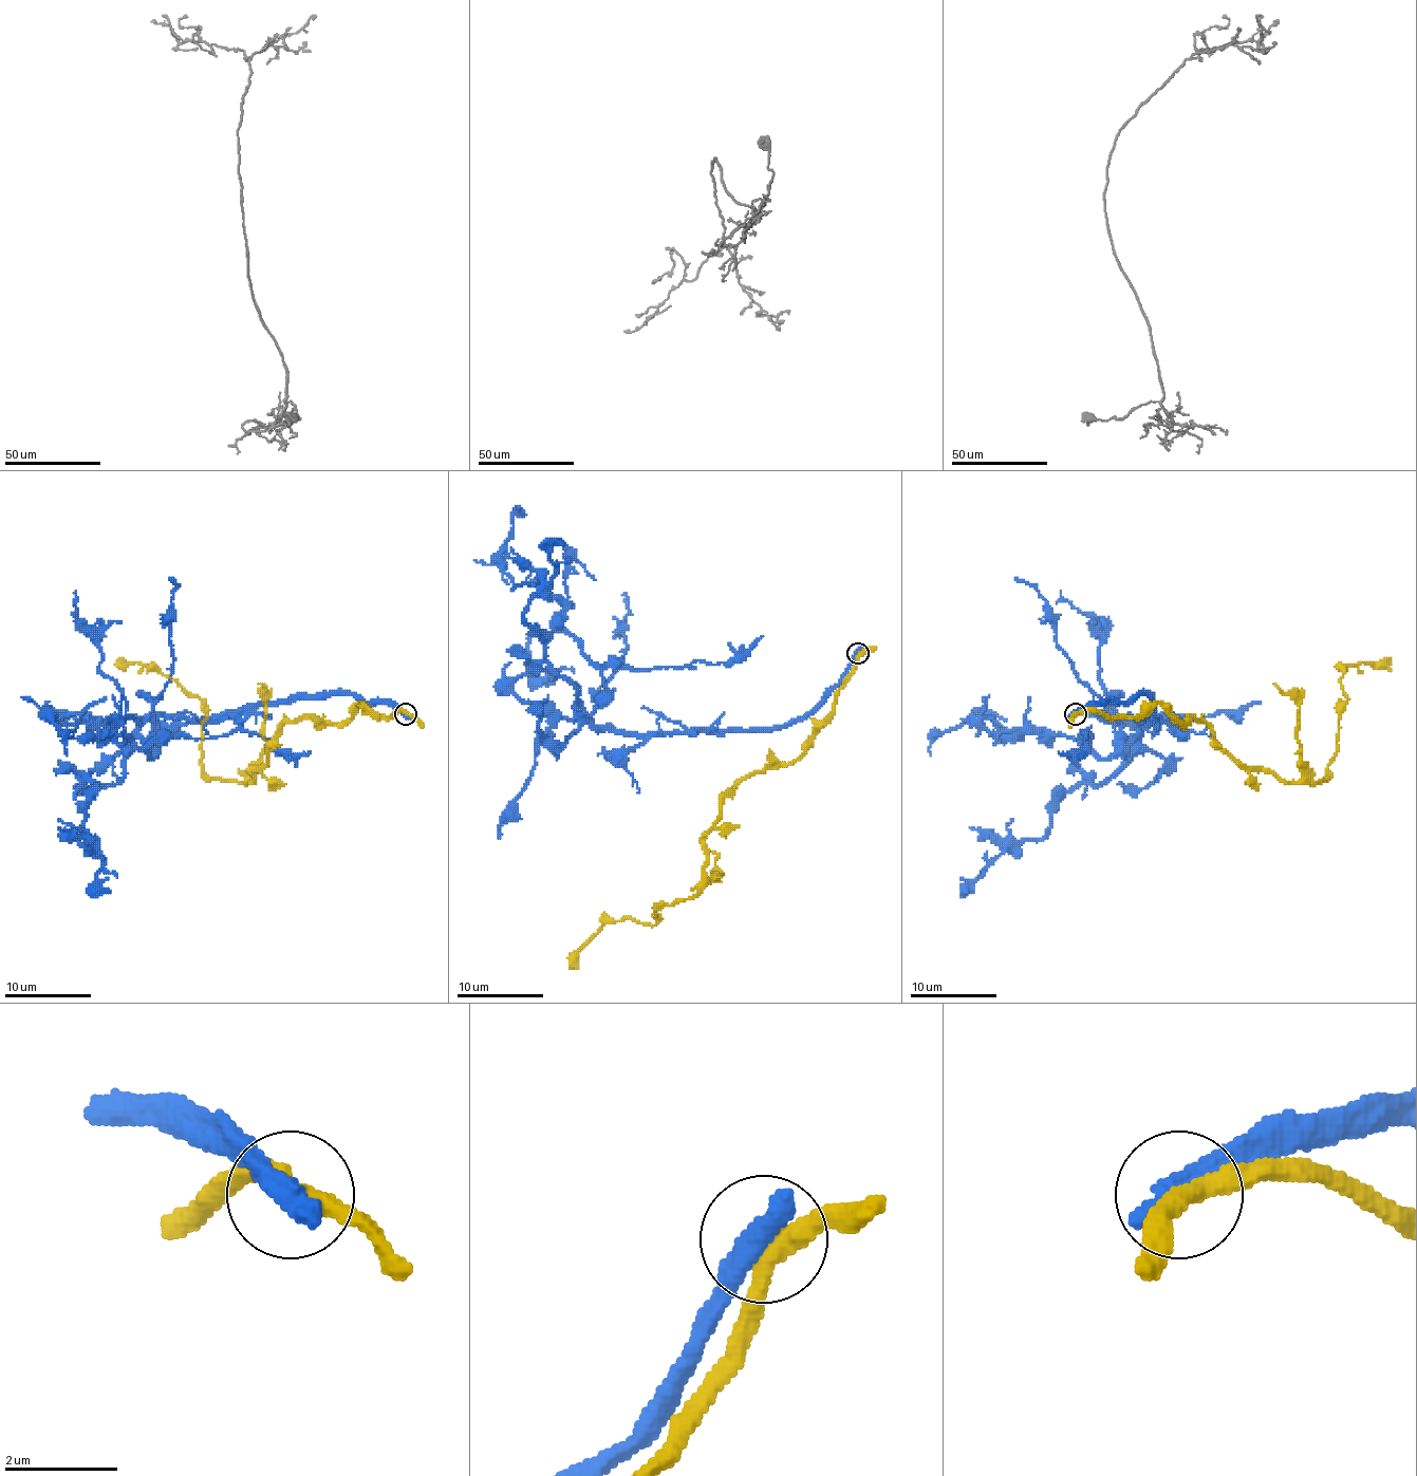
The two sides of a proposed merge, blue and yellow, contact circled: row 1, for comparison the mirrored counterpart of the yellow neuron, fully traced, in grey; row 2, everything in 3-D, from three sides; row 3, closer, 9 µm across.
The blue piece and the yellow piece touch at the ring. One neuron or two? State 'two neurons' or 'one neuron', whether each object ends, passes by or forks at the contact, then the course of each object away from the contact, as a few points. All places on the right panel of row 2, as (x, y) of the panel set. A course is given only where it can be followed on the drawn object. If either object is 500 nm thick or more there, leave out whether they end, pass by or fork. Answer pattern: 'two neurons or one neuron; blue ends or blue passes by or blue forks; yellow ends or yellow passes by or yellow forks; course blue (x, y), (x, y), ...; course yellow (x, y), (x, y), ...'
two neurons; course blue (1076, 714), (1148, 694), (1156, 718), (1099, 758), (1069, 735), (1006, 739), (993, 716), (967, 716), (930, 755); course yellow (1076, 714), (1143, 716), (1160, 704), (1201, 721), (1247, 766), (1317, 782), (1337, 751), (1343, 673), (1391, 657)

